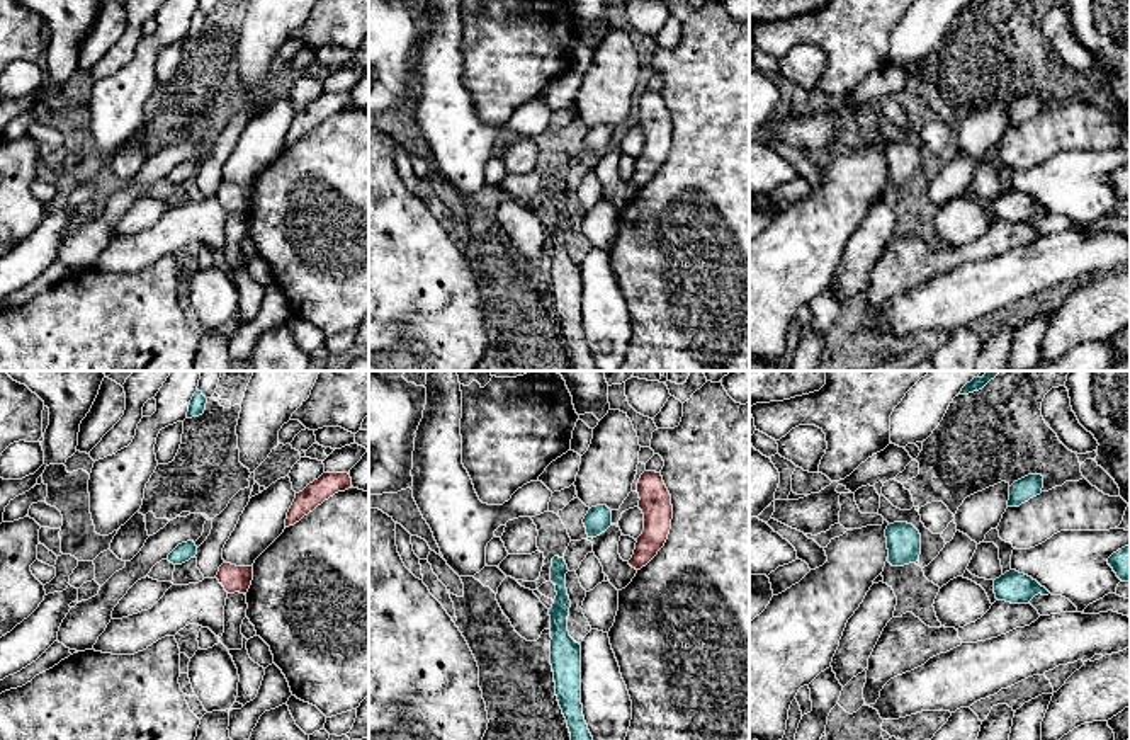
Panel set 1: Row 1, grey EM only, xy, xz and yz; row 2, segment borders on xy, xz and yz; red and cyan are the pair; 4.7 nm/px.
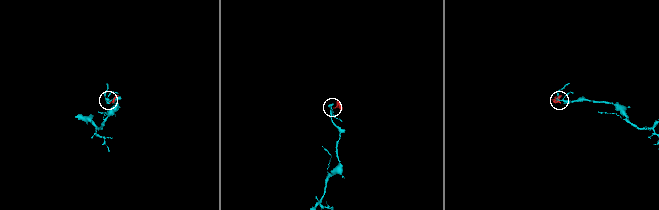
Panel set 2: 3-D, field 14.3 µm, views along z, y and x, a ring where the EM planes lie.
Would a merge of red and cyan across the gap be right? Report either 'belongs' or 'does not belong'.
does not belong

